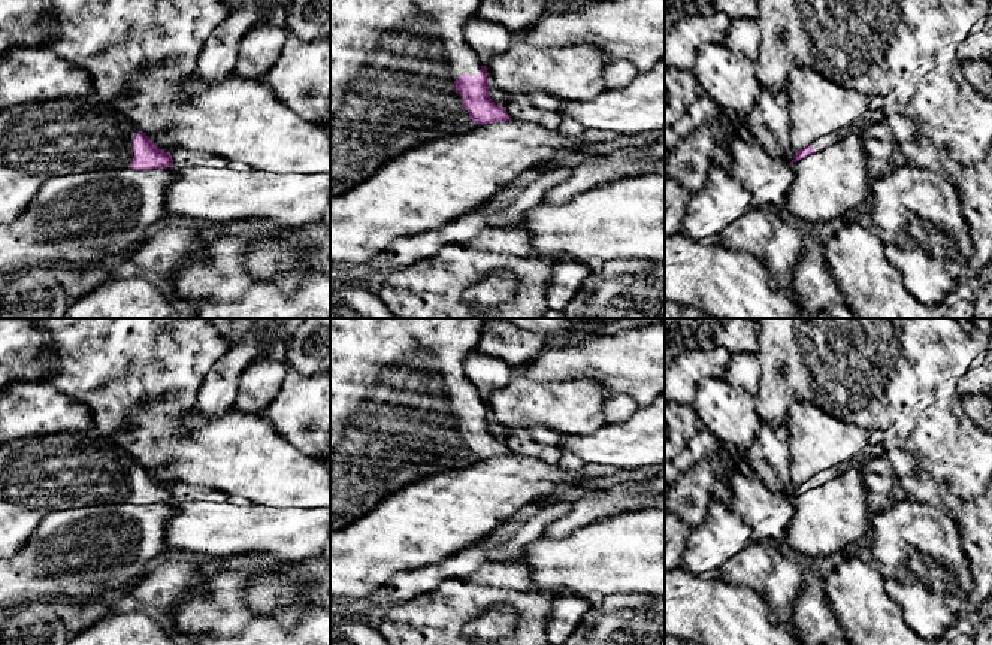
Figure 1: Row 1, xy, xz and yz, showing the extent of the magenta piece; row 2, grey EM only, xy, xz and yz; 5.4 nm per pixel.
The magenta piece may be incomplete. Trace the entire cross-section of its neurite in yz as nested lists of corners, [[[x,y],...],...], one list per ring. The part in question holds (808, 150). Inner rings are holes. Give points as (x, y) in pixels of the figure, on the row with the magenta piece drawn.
[[[841,128],[838,131],[834,131],[828,136],[822,136],[817,140],[814,140],[813,143],[810,143],[808,146],[805,146],[804,149],[795,152],[795,158],[792,160],[790,164],[805,158],[807,155],[813,155],[816,152],[819,152],[820,149],[828,148],[829,145],[834,145],[840,140],[843,140],[844,137],[847,137],[855,128]]]

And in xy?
[[[96,96],[15,105],[0,110],[0,224],[15,222],[48,178],[105,169],[167,169],[172,164],[170,152],[160,149],[127,115]]]

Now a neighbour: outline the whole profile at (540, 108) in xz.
[[[544,91],[518,93],[505,109],[511,118],[542,125],[550,131],[562,128],[562,102]]]

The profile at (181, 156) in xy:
[[[175,148],[170,151],[170,157],[173,164],[197,164],[197,166],[208,166],[208,167],[226,167],[229,166],[229,160],[220,155],[206,155],[193,152],[187,148]]]

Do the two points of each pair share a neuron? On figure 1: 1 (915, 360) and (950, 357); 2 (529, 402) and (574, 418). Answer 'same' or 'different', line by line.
1: same
2: same

